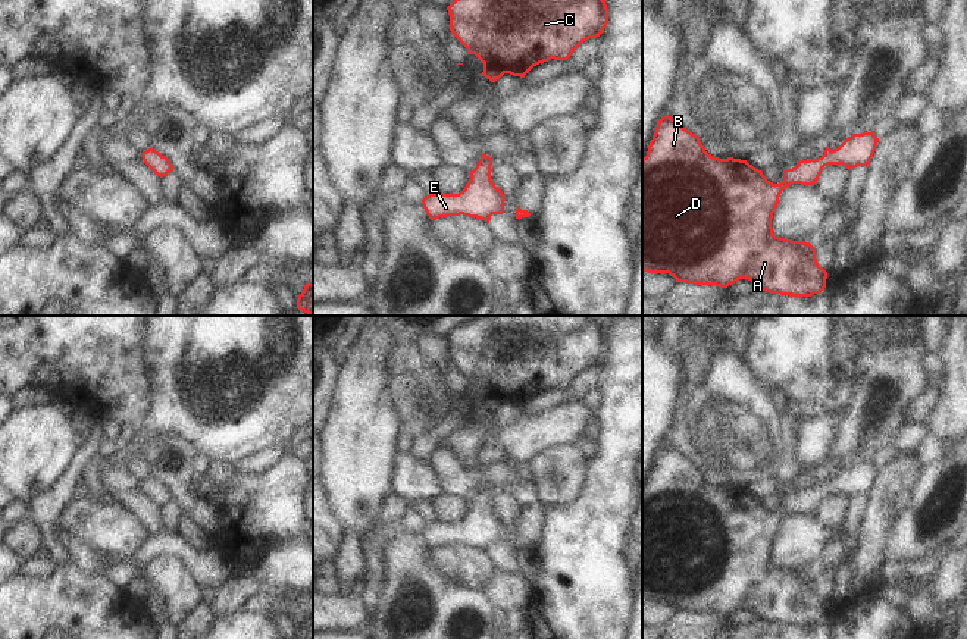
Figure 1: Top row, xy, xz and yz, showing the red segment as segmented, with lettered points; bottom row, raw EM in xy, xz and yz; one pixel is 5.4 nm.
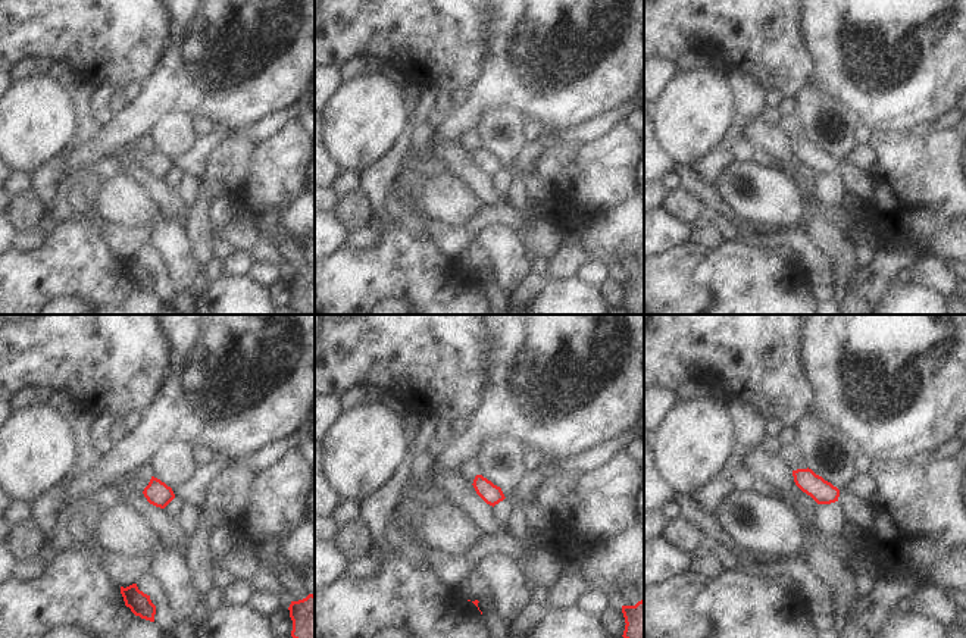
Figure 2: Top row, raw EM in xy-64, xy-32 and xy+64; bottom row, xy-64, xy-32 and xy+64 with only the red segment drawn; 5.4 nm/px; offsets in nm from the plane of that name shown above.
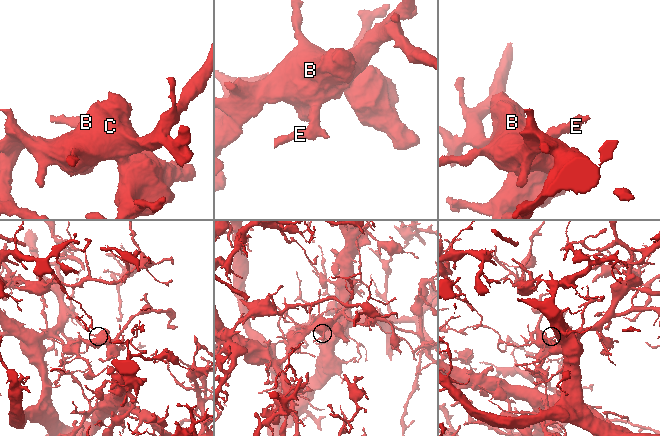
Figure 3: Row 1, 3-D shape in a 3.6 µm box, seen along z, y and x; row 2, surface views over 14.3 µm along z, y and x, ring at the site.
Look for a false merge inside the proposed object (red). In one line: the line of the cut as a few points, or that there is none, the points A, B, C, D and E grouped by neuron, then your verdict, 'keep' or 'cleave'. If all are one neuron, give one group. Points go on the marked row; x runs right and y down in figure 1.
cut none; groups A B C D E; keep

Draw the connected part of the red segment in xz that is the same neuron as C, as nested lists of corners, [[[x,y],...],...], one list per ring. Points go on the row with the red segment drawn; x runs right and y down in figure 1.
[[[454,0],[448,7],[450,31],[484,63],[479,76],[491,82],[504,73],[525,78],[536,65],[567,60],[586,40],[597,38],[608,24],[605,0]]]

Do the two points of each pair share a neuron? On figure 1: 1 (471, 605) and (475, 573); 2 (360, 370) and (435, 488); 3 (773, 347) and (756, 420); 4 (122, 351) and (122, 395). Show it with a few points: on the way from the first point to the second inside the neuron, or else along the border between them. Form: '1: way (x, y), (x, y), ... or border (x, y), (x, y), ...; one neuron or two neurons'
1: border (443, 573), (484, 589); two neurons
2: border (400, 453), (393, 488); two neurons
3: border (744, 357), (754, 372), (776, 390); two neurons
4: way (122, 362), (122, 385); one neuron

